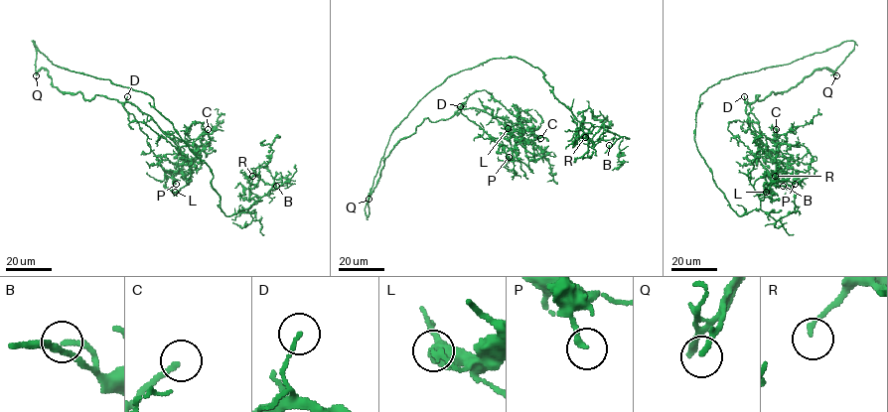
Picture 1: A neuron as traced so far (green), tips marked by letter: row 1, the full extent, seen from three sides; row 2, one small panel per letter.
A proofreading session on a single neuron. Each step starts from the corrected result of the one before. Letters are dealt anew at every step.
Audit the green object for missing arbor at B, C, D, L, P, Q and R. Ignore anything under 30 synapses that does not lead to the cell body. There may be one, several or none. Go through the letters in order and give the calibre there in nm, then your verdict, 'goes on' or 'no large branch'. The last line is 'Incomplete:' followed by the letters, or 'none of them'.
B: 190 nm | no large branch
C: 170 nm | goes on
D: 120 nm | no large branch
L: 170 nm | no large branch
P: 180 nm | no large branch
Q: 190 nm | goes on
R: 140 nm | no large branch
Incomplete: C, Q

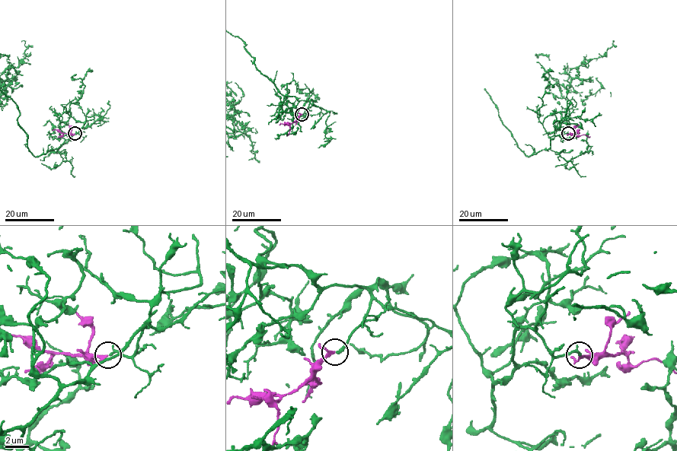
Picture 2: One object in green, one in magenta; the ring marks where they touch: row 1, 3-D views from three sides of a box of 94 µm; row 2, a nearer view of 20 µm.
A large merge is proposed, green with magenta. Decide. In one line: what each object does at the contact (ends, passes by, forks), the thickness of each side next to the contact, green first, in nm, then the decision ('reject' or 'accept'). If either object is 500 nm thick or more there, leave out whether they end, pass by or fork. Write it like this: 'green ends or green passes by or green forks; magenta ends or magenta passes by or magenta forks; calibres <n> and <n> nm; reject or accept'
green ends; magenta passes by; calibres 240 and 150 nm; accept

